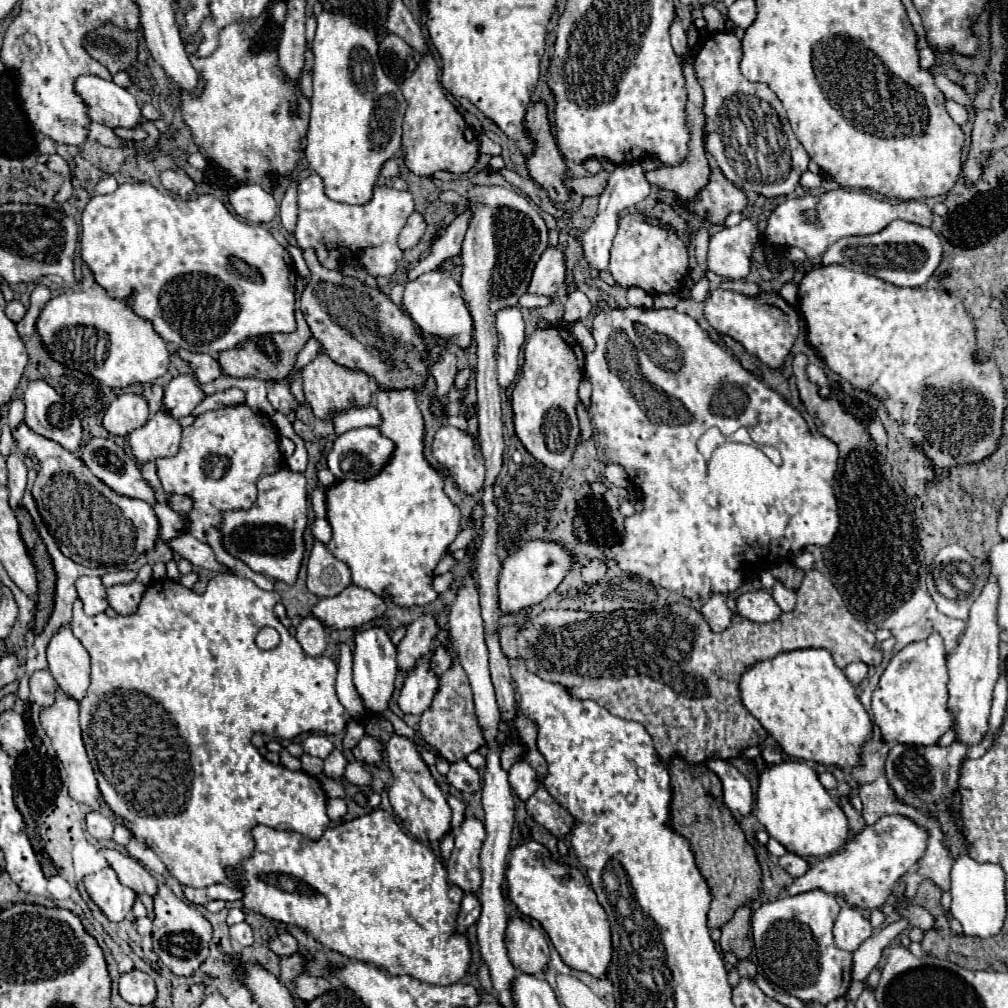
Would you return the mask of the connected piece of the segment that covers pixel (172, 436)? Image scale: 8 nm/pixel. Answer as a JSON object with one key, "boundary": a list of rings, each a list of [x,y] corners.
{"boundary":[[[158,410],[142,428],[128,434],[128,444],[140,464],[158,460],[160,456],[174,456],[178,452],[182,428],[168,410]]]}

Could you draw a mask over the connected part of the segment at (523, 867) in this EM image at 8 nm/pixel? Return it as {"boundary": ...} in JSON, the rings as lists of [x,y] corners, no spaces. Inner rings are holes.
{"boundary":[[[530,838],[512,850],[506,878],[512,904],[516,904],[524,916],[542,924],[562,960],[574,970],[588,972],[594,978],[606,978],[612,960],[612,930],[606,910],[598,904],[582,872],[554,862],[550,852]]]}

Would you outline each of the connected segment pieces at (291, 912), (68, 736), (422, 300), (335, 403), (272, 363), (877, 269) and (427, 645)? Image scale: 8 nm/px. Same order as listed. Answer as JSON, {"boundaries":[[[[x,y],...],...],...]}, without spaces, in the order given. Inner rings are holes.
{"boundaries":[[[[382,808],[366,814],[366,816],[360,816],[352,822],[346,822],[346,824],[340,824],[336,828],[328,828],[324,832],[324,836],[316,842],[304,838],[302,834],[298,832],[288,832],[288,830],[274,830],[274,828],[268,828],[268,826],[256,826],[252,830],[252,836],[256,840],[256,850],[254,854],[244,860],[242,864],[242,870],[244,870],[244,878],[248,880],[248,884],[242,888],[244,890],[244,906],[254,910],[254,912],[260,912],[268,918],[274,918],[274,920],[280,920],[288,926],[298,926],[302,928],[306,934],[312,934],[320,944],[324,944],[326,948],[332,948],[336,952],[340,952],[342,956],[346,958],[352,958],[352,960],[360,960],[360,962],[368,962],[368,964],[374,964],[378,966],[380,970],[388,972],[390,976],[412,976],[412,978],[418,978],[420,982],[426,982],[426,984],[454,984],[454,982],[460,982],[468,968],[470,968],[470,962],[472,962],[472,950],[470,950],[470,944],[468,944],[468,936],[466,934],[460,934],[456,932],[456,918],[458,918],[458,910],[460,910],[460,900],[464,896],[464,892],[458,888],[458,886],[452,886],[448,882],[448,870],[444,868],[444,862],[428,848],[424,846],[422,842],[418,842],[416,838],[408,836],[394,820],[392,814],[384,812]]],[[[58,690],[56,694],[56,704],[52,708],[44,708],[42,714],[40,714],[40,720],[42,720],[42,726],[48,734],[48,738],[52,740],[52,746],[58,754],[58,760],[62,762],[62,766],[66,768],[68,772],[68,790],[70,790],[70,796],[72,800],[76,800],[78,804],[84,804],[84,806],[90,806],[92,810],[98,810],[102,814],[106,814],[108,818],[112,818],[116,824],[122,824],[126,826],[126,822],[116,816],[102,800],[102,794],[98,790],[98,780],[96,780],[96,774],[90,766],[90,760],[88,760],[88,754],[86,754],[86,748],[84,748],[84,742],[82,742],[82,732],[80,732],[80,724],[78,724],[78,704],[74,700],[68,700],[68,696],[64,696],[64,692]]],[[[436,270],[436,272],[426,272],[420,278],[408,282],[406,288],[404,288],[404,308],[410,314],[410,318],[426,334],[448,340],[448,342],[456,344],[464,352],[470,348],[474,322],[472,322],[472,316],[470,316],[464,300],[462,300],[460,284],[456,280],[452,280],[450,276]]],[[[320,352],[314,362],[304,366],[302,376],[304,376],[306,404],[312,408],[314,416],[320,420],[330,420],[332,416],[350,408],[366,408],[372,402],[374,380],[362,370],[350,370],[336,364],[326,352]]],[[[296,310],[296,322],[298,322],[298,328],[292,334],[268,334],[268,336],[260,336],[256,340],[248,340],[248,344],[244,344],[242,348],[220,352],[218,354],[220,366],[224,368],[224,372],[228,372],[228,376],[234,376],[234,378],[250,378],[252,376],[252,378],[260,378],[264,382],[286,380],[290,376],[290,372],[294,370],[298,352],[312,338],[312,332],[310,332],[306,320],[302,318],[300,310]],[[292,348],[294,348],[294,358],[292,358]]],[[[904,220],[892,222],[878,234],[870,236],[850,236],[834,242],[822,256],[822,264],[842,264],[850,270],[878,276],[894,286],[918,288],[924,286],[942,260],[940,238],[926,226],[910,224]]],[[[422,614],[418,620],[414,620],[408,626],[404,640],[398,644],[398,668],[408,672],[408,668],[416,664],[416,656],[432,650],[438,630],[440,628],[432,614]]]]}

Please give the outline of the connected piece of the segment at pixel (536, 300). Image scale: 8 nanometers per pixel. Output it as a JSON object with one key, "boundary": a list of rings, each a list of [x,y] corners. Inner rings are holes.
{"boundary":[[[524,294],[520,298],[520,304],[526,306],[526,308],[544,308],[544,306],[550,306],[552,300],[546,298],[546,296],[536,296],[536,294]]]}

